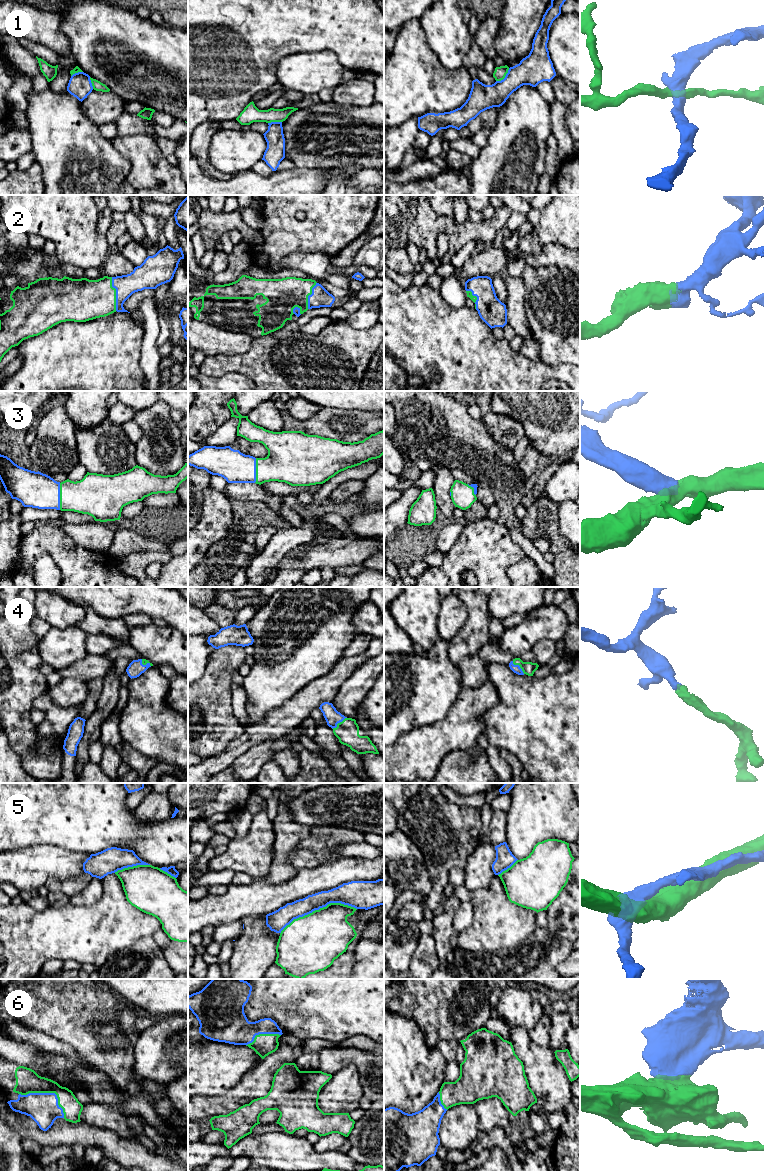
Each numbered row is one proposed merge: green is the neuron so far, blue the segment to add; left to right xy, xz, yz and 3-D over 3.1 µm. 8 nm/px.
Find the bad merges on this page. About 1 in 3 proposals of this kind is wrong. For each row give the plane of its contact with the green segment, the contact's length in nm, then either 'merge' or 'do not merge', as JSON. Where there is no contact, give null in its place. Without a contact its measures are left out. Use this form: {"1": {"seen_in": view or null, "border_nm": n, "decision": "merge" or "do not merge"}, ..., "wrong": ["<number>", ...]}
{"1": {"seen_in": "yz", "border_nm": 160, "decision": "do not merge"}, "2": {"seen_in": "xy", "border_nm": 280, "decision": "merge"}, "3": {"seen_in": "xy", "border_nm": 220, "decision": "merge"}, "4": {"seen_in": "yz", "border_nm": 140, "decision": "merge"}, "5": {"seen_in": "xz", "border_nm": 650, "decision": "do not merge"}, "6": {"seen_in": "xy", "border_nm": 420, "decision": "merge"}, "wrong": ["1", "5"]}

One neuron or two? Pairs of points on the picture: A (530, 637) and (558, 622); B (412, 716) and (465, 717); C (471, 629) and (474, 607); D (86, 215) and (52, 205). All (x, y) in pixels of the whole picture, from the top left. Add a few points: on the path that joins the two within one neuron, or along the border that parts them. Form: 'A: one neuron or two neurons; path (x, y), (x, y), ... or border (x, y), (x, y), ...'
A: one neuron; path (537, 630), (545, 622), (551, 622)
B: two neurons; border (457, 697), (443, 718), (435, 723), (422, 726)
C: one neuron; path (474, 624), (474, 612)
D: one neuron; path (78, 215), (69, 215), (60, 206)

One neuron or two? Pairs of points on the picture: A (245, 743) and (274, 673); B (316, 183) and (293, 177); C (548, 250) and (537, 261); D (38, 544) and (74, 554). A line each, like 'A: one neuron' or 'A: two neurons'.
A: two neurons
B: one neuron
C: one neuron
D: one neuron

